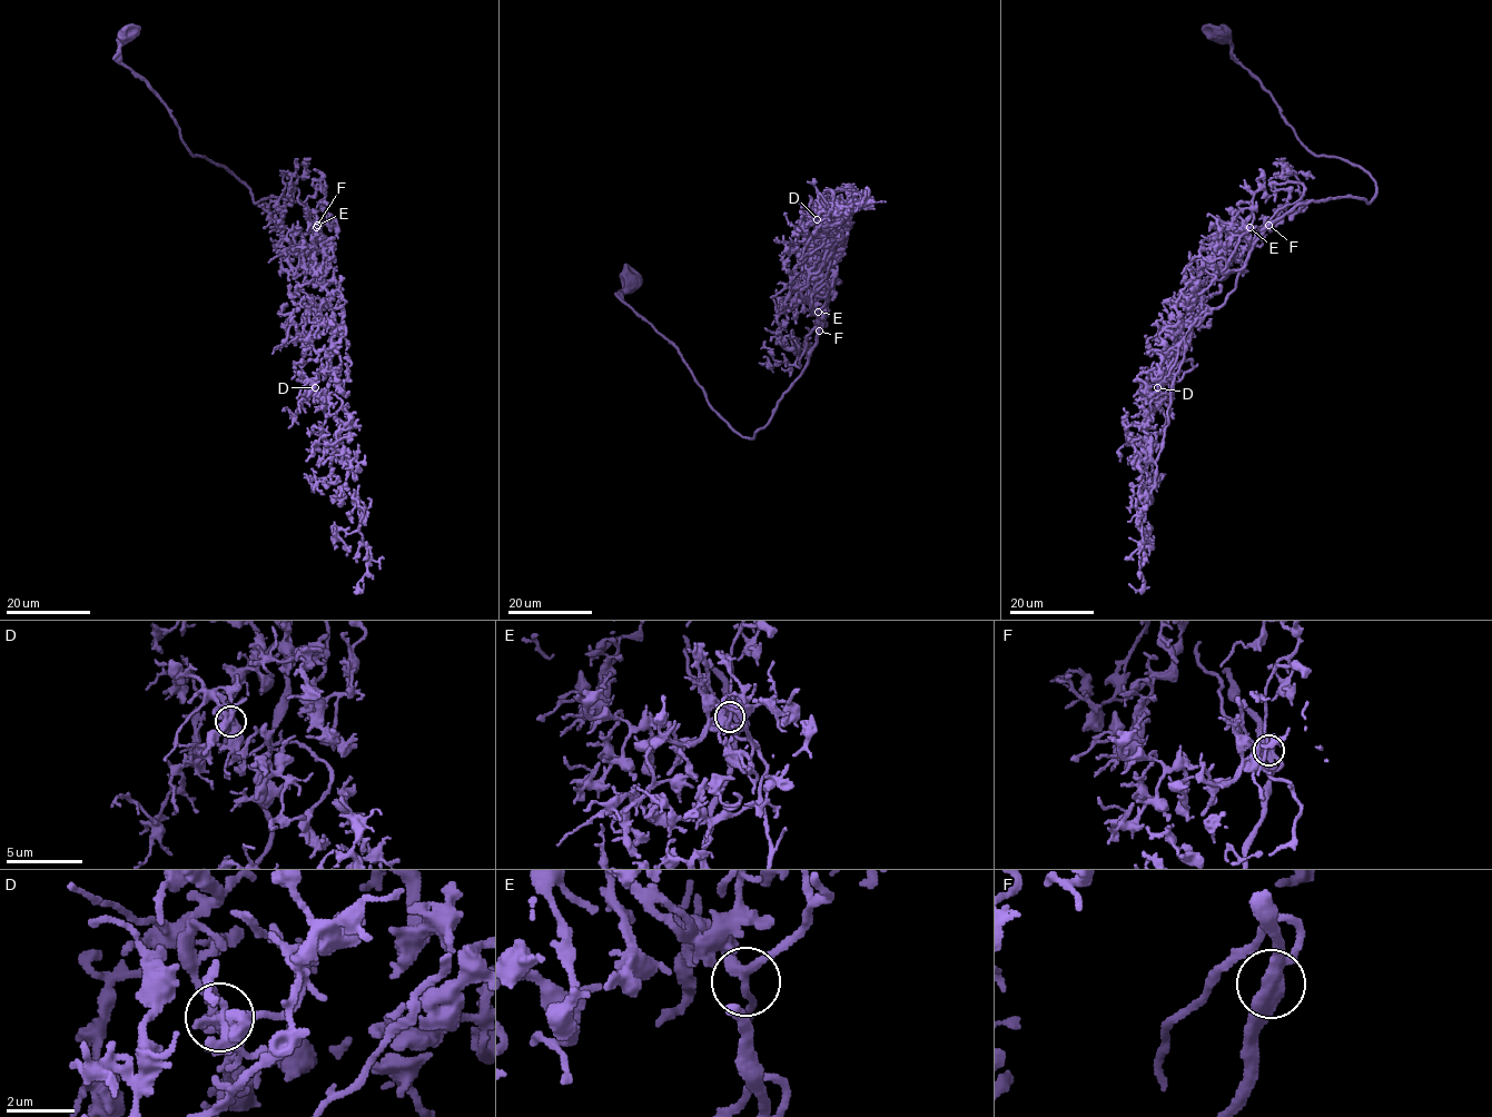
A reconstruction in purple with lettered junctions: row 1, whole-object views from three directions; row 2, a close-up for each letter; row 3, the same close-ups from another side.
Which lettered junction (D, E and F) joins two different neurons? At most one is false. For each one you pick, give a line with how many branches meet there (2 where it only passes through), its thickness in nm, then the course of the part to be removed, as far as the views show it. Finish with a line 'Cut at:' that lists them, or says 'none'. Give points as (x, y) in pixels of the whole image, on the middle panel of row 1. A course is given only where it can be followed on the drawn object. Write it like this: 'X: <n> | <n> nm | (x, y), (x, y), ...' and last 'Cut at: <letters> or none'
Cut at: none

